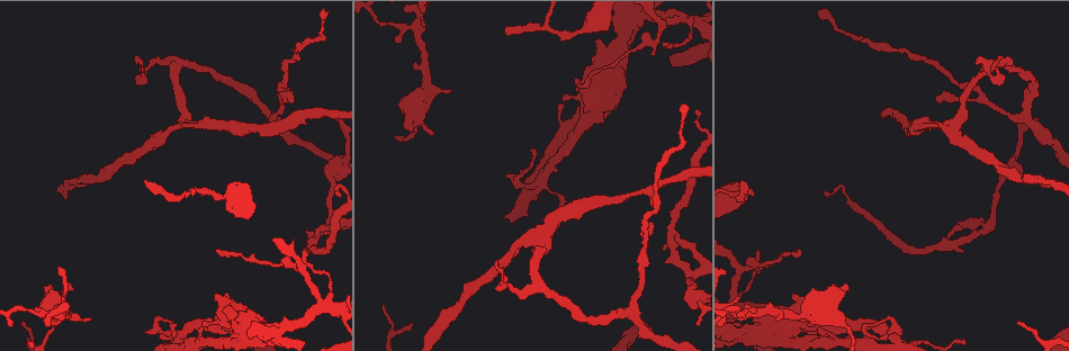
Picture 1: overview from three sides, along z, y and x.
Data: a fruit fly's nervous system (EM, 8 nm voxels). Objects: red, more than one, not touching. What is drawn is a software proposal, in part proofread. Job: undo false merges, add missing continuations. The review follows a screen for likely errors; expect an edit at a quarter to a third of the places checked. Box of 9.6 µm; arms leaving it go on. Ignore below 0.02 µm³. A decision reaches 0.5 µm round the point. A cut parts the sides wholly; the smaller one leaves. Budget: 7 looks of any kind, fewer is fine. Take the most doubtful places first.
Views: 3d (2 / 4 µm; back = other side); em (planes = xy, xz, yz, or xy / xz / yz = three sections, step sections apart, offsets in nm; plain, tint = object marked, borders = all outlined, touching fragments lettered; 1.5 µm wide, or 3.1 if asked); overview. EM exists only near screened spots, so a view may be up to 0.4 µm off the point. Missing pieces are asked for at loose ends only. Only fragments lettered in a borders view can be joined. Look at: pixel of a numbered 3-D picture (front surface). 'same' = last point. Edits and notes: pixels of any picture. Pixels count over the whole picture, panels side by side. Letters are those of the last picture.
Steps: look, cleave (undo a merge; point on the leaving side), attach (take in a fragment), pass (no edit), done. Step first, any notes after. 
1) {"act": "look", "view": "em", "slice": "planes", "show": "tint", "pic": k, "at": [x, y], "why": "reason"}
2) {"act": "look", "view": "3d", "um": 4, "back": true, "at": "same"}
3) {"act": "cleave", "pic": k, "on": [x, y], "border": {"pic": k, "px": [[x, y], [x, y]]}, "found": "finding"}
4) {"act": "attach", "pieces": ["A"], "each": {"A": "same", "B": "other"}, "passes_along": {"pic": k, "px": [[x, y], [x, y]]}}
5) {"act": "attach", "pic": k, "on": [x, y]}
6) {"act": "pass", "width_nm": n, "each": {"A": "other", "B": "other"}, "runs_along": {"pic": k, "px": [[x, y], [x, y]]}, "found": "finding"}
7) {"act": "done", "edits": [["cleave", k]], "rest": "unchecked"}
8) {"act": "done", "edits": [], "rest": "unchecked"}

{"act": "look", "view": "3d", "um": 4, "pic": 1, "at": [950, 231], "why": "closes a loop"}

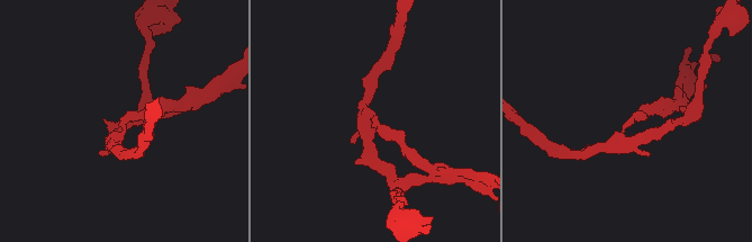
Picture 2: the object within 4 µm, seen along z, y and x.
{"act": "look", "view": "em", "slice": "planes", "show": "plain", "pic": 2, "at": [120, 121]}

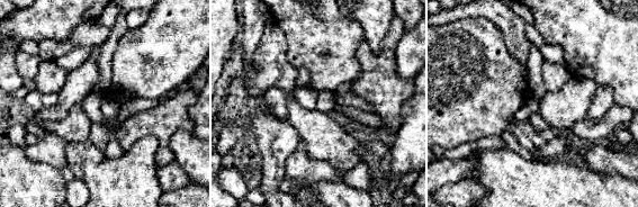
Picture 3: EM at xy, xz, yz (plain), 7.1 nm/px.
{"act": "look", "view": "em", "slice": "planes", "show": "borders", "at": "same", "why": "see the neighbours"}

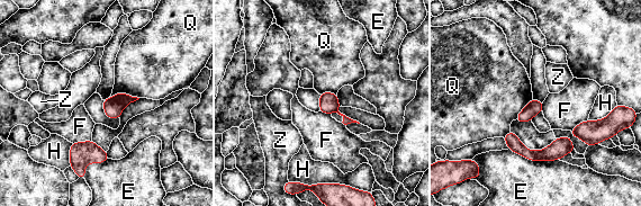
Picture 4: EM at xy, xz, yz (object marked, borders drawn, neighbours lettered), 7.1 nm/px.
{"act": "cleave", "pic": 4, "on": [125, 99], "each": {"E": "other", "F": "other", "H": "other", "Q": "other", "Z": "other"}, "border": {"pic": 4, "px": [[114, 97], [124, 106]]}, "found": "two neurons meet here"}

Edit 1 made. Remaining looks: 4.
{"act": "look", "view": "3d", "um": 2, "pic": 1, "at": [384, 22], "why": "thin neck"}

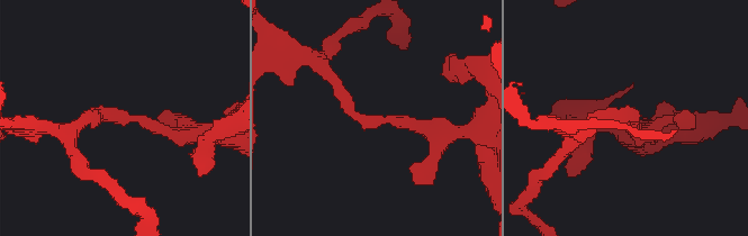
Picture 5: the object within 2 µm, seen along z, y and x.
{"act": "look", "view": "em", "slice": "planes", "show": "borders", "pic": 5, "at": [378, 121]}

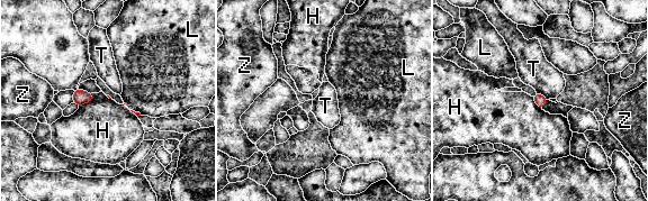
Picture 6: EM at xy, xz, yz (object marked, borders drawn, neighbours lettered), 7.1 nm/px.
{"act": "pass", "each": {"H": "other", "L": "other", "T": "other", "Z": "other"}, "found": "all the same neuron"}

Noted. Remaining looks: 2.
{"act": "look", "view": "3d", "um": 2, "pic": 1, "at": [497, 261], "why": "thin end"}

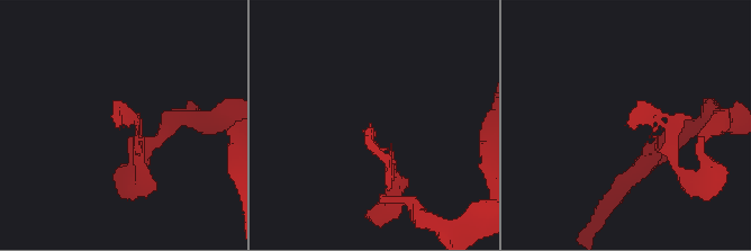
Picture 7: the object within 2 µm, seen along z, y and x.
{"act": "look", "view": "em", "slice": "planes", "show": "borders", "pic": 7, "at": [369, 124], "why": "shape alone is not enough"}

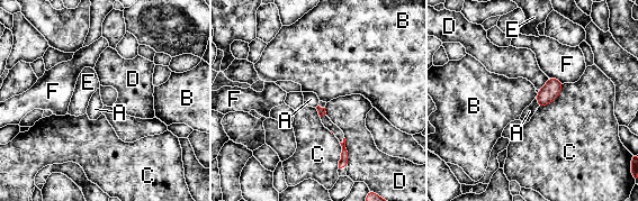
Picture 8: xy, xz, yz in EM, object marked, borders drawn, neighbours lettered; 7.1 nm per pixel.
{"act": "pass", "each": {"A": "other", "B": "other", "C": "other", "D": "other", "E": "other", "F": "other"}, "border": {"pic": 8, "px": [[536, 97], [538, 107]]}, "found": "none of them fits"}

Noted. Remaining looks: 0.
{"act": "done", "edits": [["cleave", 4]], "rest": "unchecked"}

